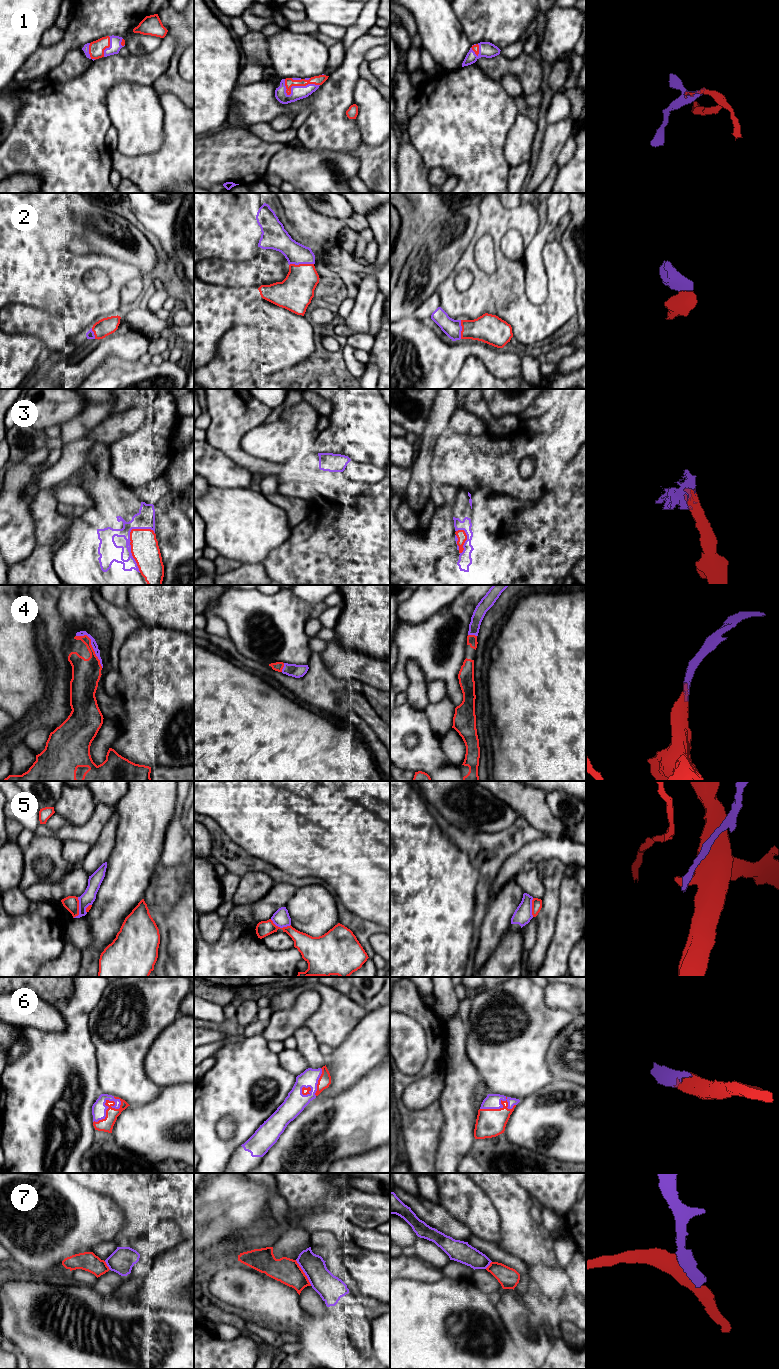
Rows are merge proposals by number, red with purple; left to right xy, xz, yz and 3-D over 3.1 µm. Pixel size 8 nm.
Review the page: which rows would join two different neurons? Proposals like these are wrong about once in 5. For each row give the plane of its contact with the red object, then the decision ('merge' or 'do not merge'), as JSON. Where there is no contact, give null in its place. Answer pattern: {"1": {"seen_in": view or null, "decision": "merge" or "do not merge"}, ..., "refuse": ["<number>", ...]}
{"1": {"seen_in": "xz", "decision": "merge"}, "2": {"seen_in": "xz", "decision": "merge"}, "3": {"seen_in": "xy", "decision": "merge"}, "4": {"seen_in": "xy", "decision": "merge"}, "5": {"seen_in": "xy", "decision": "do not merge"}, "6": {"seen_in": "xy", "decision": "merge"}, "7": {"seen_in": "xz", "decision": "merge"}, "refuse": ["5"]}

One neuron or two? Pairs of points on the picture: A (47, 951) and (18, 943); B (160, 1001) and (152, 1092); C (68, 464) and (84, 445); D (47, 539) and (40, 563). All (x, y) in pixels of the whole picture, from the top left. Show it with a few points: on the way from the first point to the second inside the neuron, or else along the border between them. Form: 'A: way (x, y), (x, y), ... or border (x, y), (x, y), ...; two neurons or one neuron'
A: way (40, 944), (25, 943); one neuron
B: way (150, 1024), (136, 1041), (136, 1069); one neuron
C: way (72, 459), (79, 450); one neuron
D: way (45, 545), (41, 557); one neuron

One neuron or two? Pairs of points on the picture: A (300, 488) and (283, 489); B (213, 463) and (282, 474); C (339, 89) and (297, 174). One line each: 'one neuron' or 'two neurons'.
A: one neuron
B: two neurons
C: two neurons

